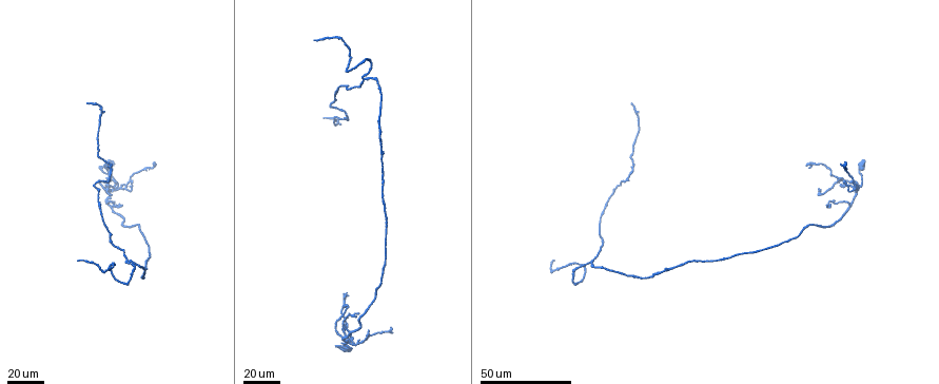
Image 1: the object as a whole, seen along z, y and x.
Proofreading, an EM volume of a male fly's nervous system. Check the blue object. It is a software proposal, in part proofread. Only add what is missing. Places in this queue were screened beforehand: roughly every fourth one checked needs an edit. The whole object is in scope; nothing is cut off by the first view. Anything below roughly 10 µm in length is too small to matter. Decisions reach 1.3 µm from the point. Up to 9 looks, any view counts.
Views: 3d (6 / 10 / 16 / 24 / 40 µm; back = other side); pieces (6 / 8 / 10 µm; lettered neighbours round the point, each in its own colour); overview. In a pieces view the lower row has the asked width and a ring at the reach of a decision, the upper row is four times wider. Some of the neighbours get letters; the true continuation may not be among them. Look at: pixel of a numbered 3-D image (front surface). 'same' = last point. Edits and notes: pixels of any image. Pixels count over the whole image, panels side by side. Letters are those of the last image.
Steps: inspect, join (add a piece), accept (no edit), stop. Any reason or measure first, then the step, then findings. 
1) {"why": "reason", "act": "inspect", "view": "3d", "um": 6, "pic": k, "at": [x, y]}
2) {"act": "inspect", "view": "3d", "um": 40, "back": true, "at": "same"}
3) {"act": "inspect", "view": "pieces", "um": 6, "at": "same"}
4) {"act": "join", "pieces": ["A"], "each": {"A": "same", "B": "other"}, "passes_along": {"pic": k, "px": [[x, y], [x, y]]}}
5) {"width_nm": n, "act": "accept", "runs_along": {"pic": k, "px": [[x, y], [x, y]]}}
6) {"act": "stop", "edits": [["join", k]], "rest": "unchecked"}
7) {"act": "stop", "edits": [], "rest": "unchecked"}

{"why": "free end", "act": "inspect", "view": "3d", "um": 40, "pic": 1, "at": [369, 329]}

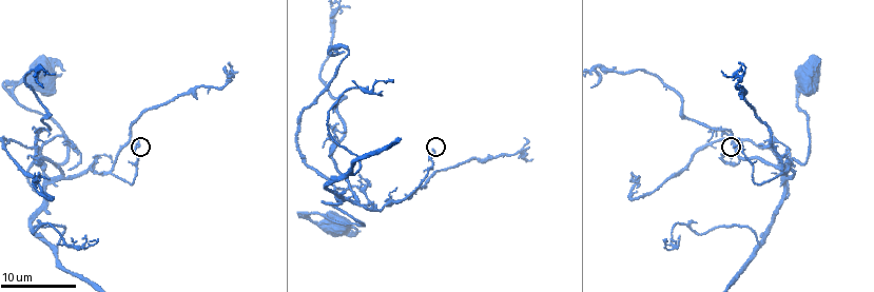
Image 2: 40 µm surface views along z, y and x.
{"act": "inspect", "view": "pieces", "um": 8, "pic": 2, "at": [433, 149]}

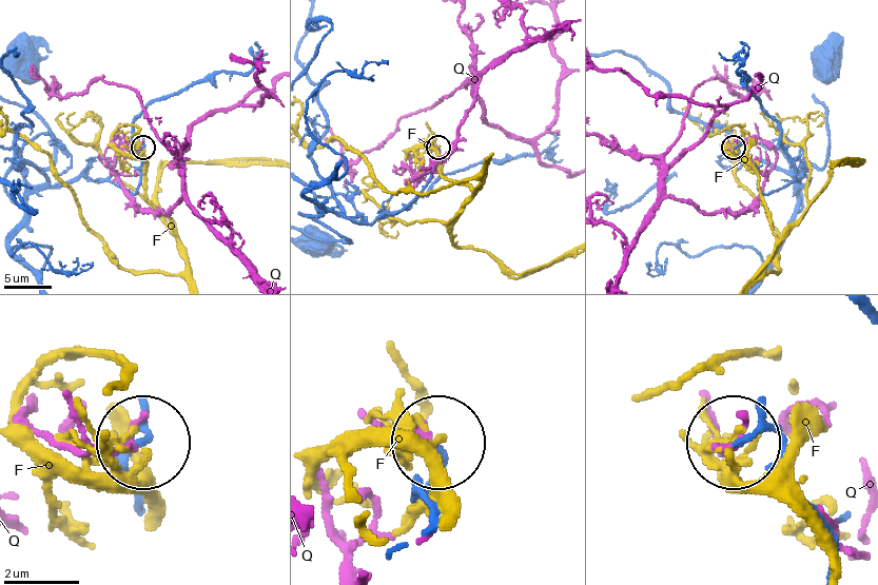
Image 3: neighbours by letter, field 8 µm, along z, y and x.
{"act": "accept", "each": {"F": "other", "Q": "other"}, "found": "none of them fits"}

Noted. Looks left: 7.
{"why": "an open end", "act": "inspect", "view": "3d", "um": 10, "pic": 2, "at": [96, 238]}

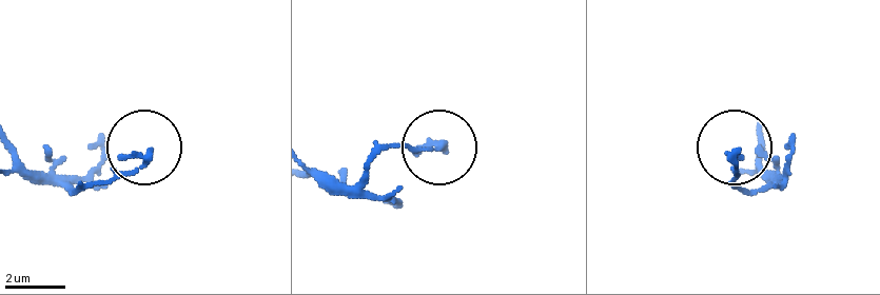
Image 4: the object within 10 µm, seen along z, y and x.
{"act": "inspect", "view": "pieces", "um": 8, "pic": 4, "at": [445, 146]}

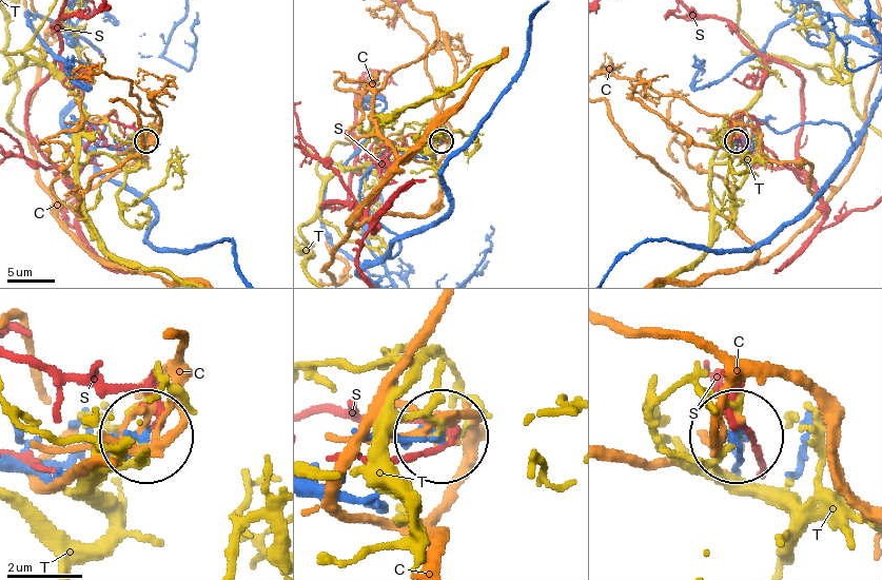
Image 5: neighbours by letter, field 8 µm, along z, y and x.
{"act": "accept", "each": {"C": "other", "S": "other", "T": "other"}, "found": "none of them fits"}

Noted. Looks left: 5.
{"why": "thin end", "act": "inspect", "view": "3d", "um": 40, "pic": 1, "at": [86, 103]}

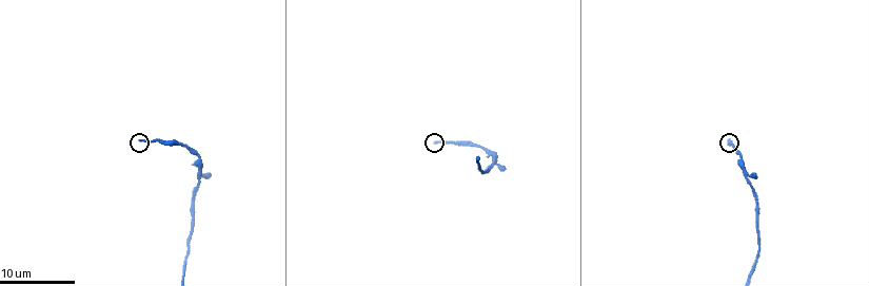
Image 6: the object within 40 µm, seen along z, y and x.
{"act": "inspect", "view": "pieces", "um": 10, "pic": 6, "at": [140, 138]}

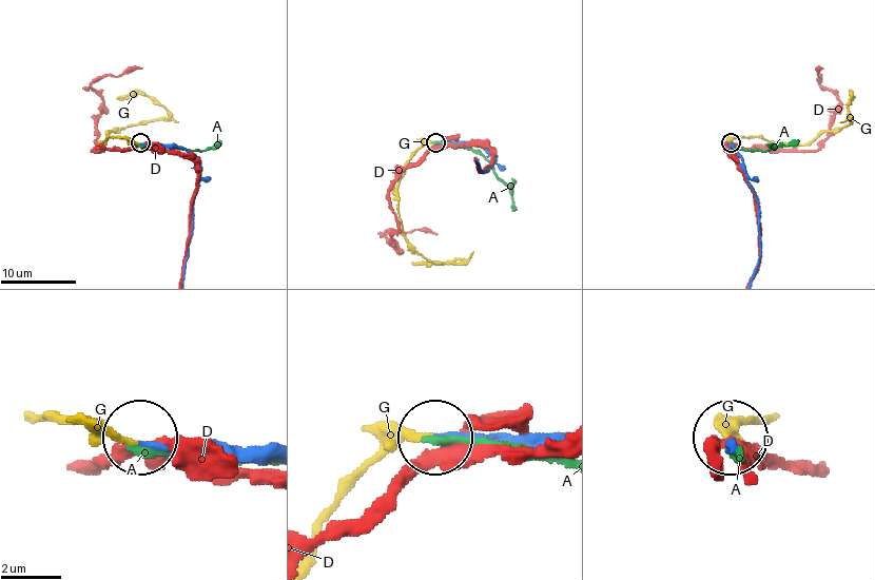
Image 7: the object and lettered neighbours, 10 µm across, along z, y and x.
{"act": "join", "pieces": ["G"], "each": {"A": "other", "D": "other", "G": "same"}, "found": "it goes on there"}

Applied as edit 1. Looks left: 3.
{"why": "branch stops here", "act": "inspect", "view": "3d", "um": 40, "pic": 1, "at": [76, 260]}

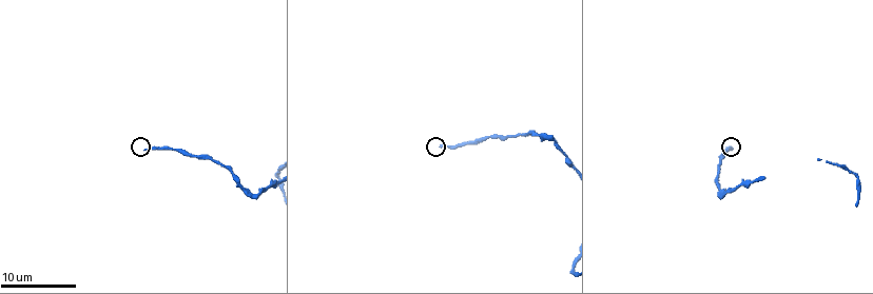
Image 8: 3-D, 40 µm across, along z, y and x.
{"why": "see the neighbours", "act": "inspect", "view": "pieces", "um": 6, "pic": 8, "at": [148, 149]}

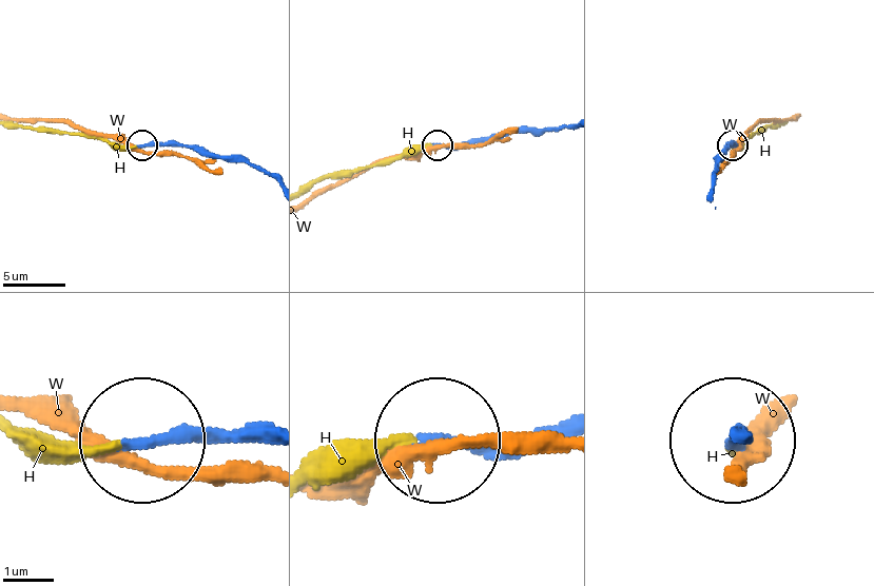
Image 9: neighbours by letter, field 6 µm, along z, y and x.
{"act": "join", "pieces": ["H"], "each": {"H": "same", "W": "other"}, "found": "it goes on there"}

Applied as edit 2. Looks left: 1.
{"act": "stop", "edits": [["join", 7], ["join", 9]], "rest": "unchecked"}

